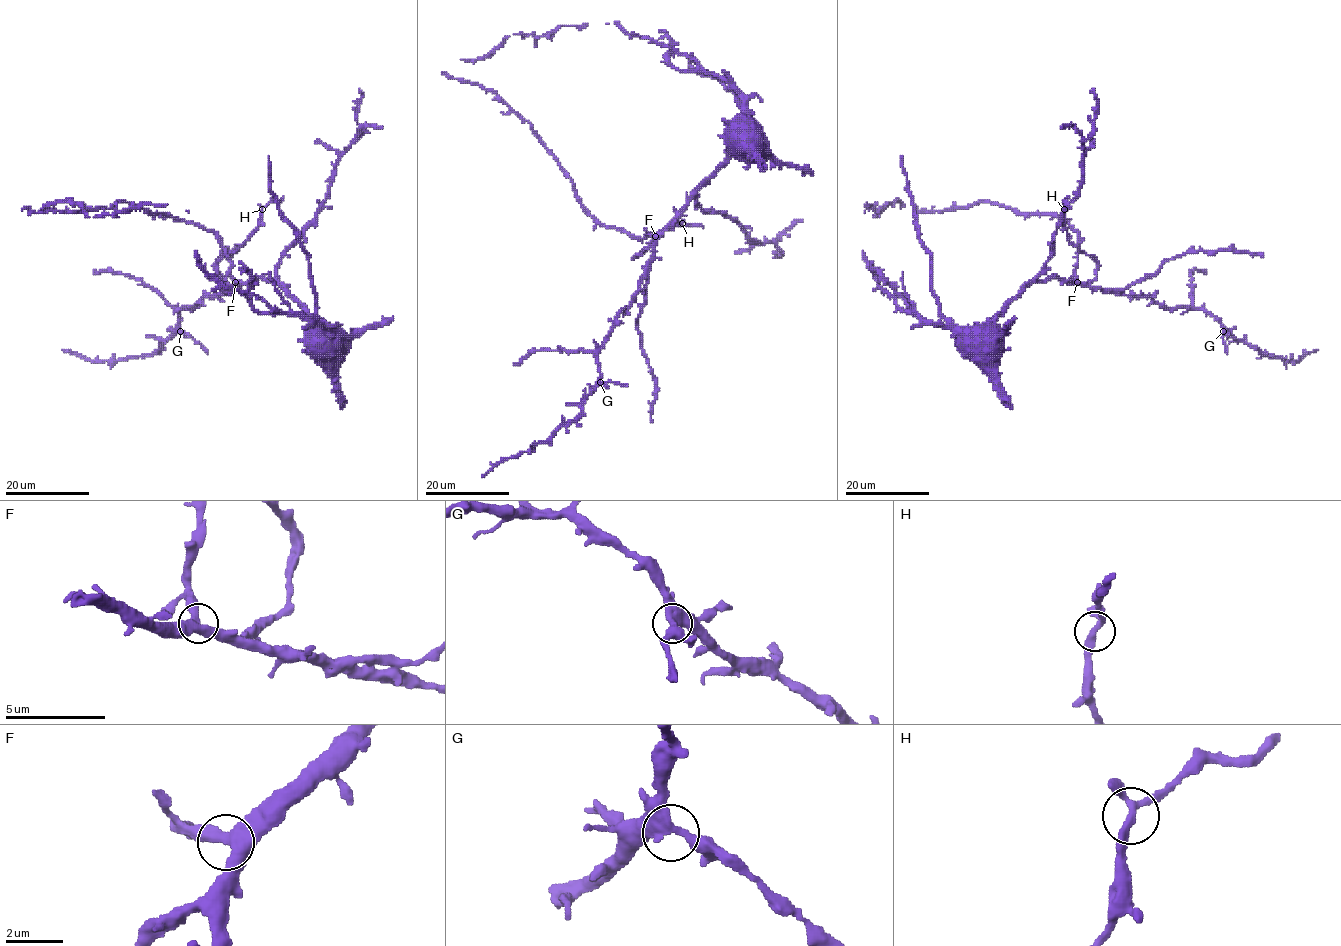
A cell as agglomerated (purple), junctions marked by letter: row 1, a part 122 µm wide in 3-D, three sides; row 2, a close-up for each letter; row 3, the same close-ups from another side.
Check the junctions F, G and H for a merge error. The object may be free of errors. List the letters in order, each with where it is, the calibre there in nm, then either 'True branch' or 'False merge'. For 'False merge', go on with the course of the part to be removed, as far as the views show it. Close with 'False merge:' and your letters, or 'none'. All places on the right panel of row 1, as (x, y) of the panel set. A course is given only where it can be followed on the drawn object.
F: Place: (1077, 282). Thickness 360 nm. True branch
G: Place: (1223, 331). Thickness 400 nm. True branch
H: Place: (1064, 209). Thickness 260 nm. True branch
False merge: none

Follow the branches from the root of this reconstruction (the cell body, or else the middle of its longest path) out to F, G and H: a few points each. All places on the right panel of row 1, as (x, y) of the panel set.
F: (981, 351), (987, 345), (994, 319), (1028, 285), (1053, 277), (1077, 282)
G: (981, 351), (994, 319), (1028, 285), (1053, 277), (1147, 295), (1167, 308), (1204, 309), (1223, 331)
H: (981, 351), (994, 319), (1028, 285), (1053, 277), (1087, 285), (1096, 276), (1098, 263), (1068, 241), (1064, 209)

